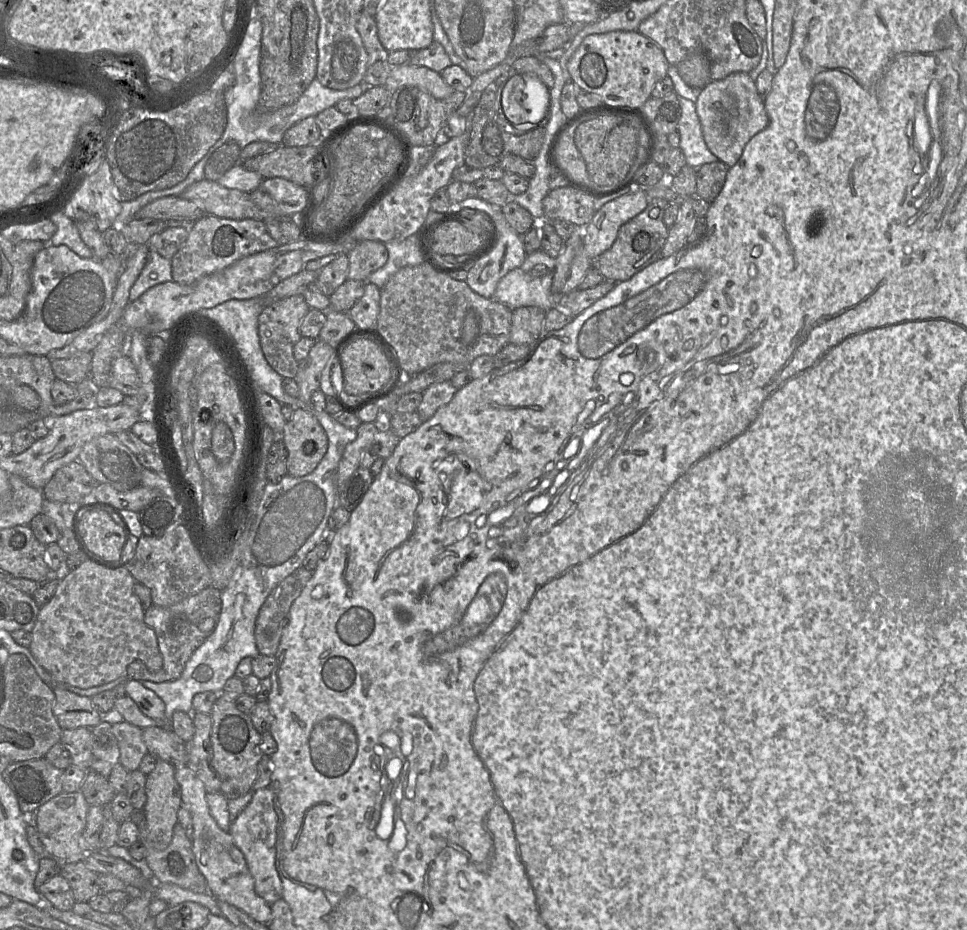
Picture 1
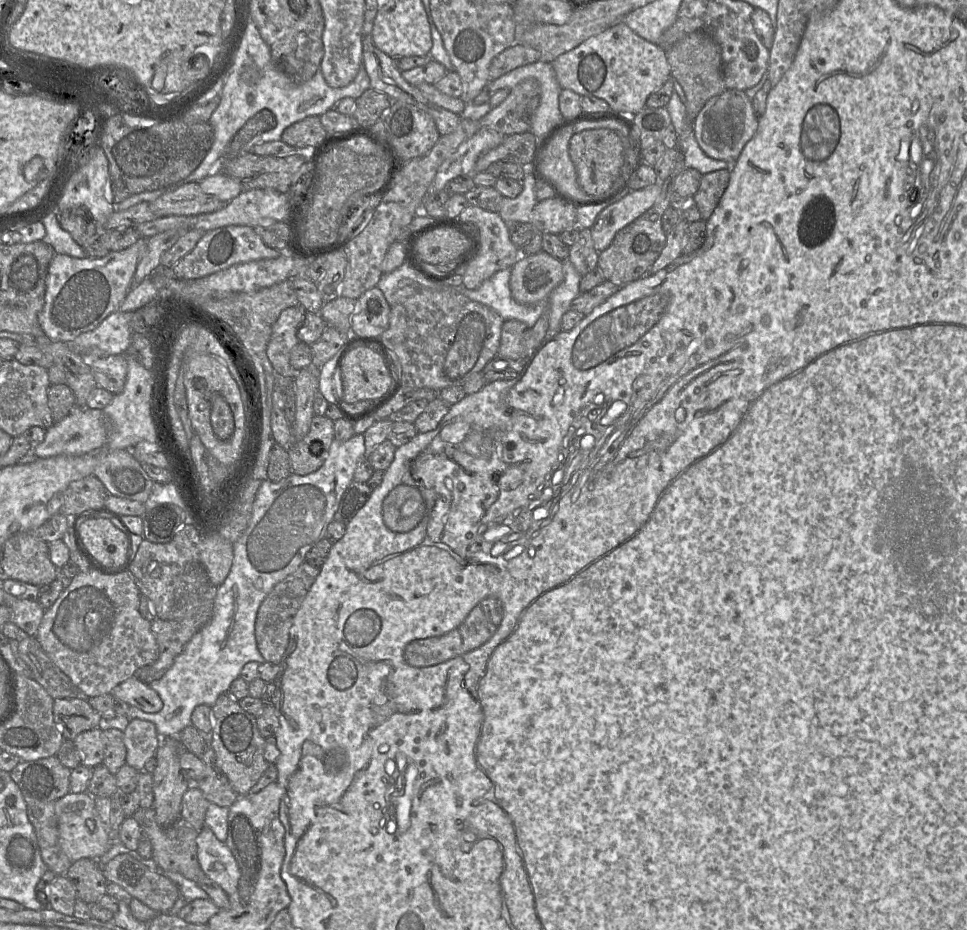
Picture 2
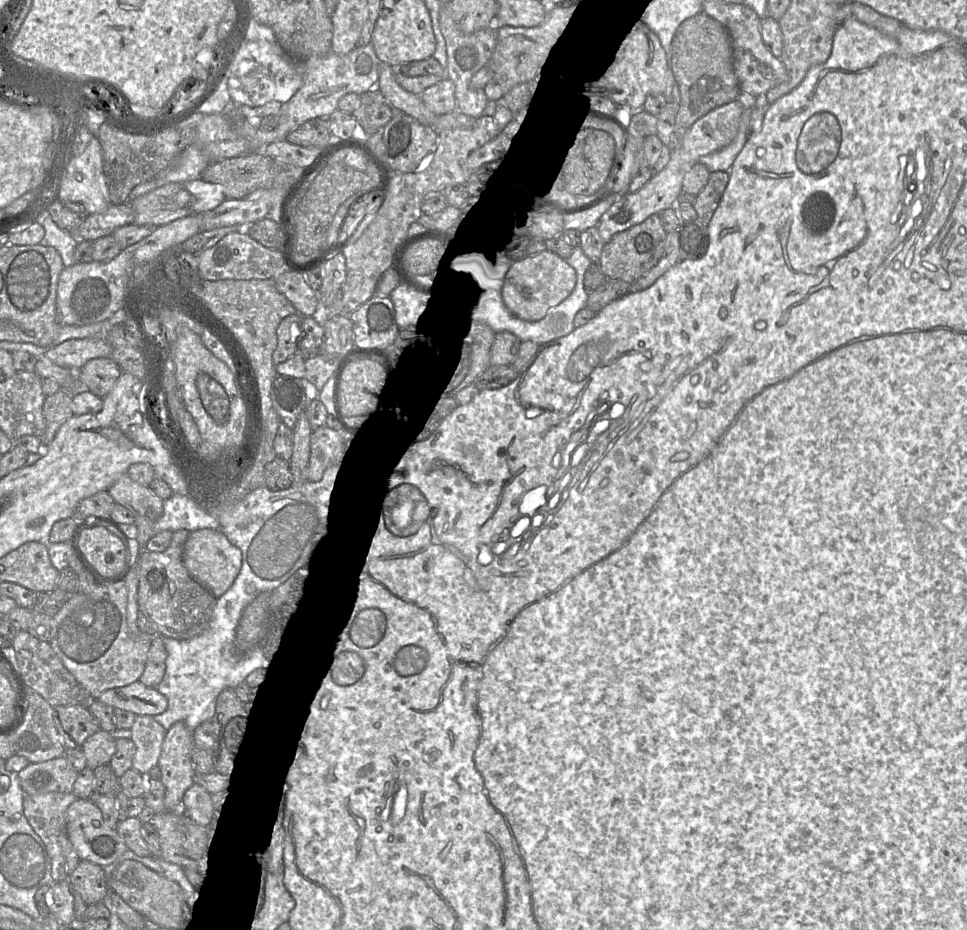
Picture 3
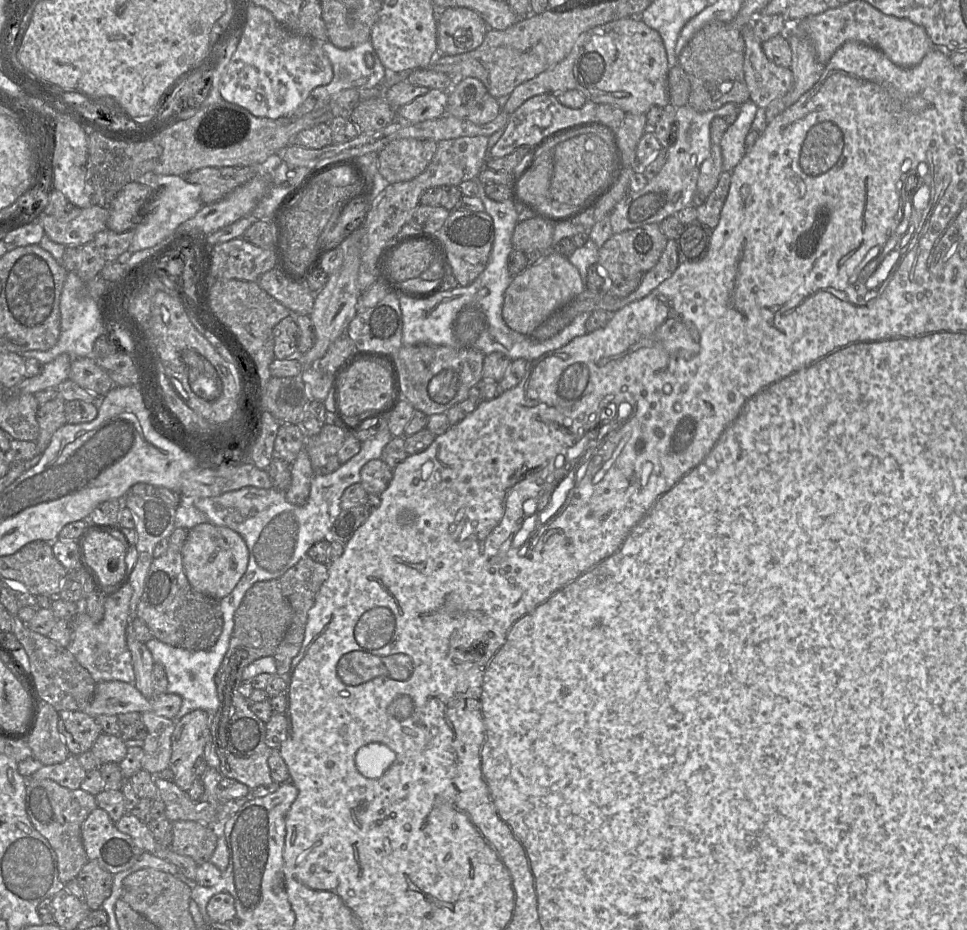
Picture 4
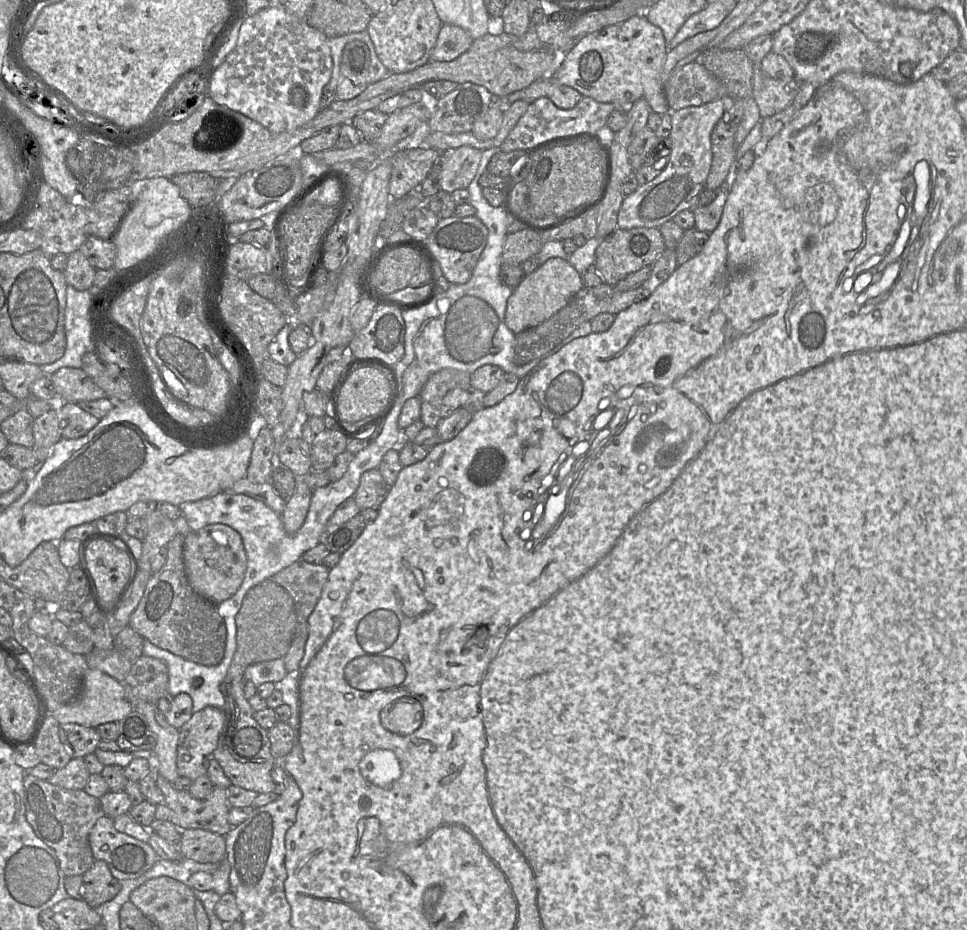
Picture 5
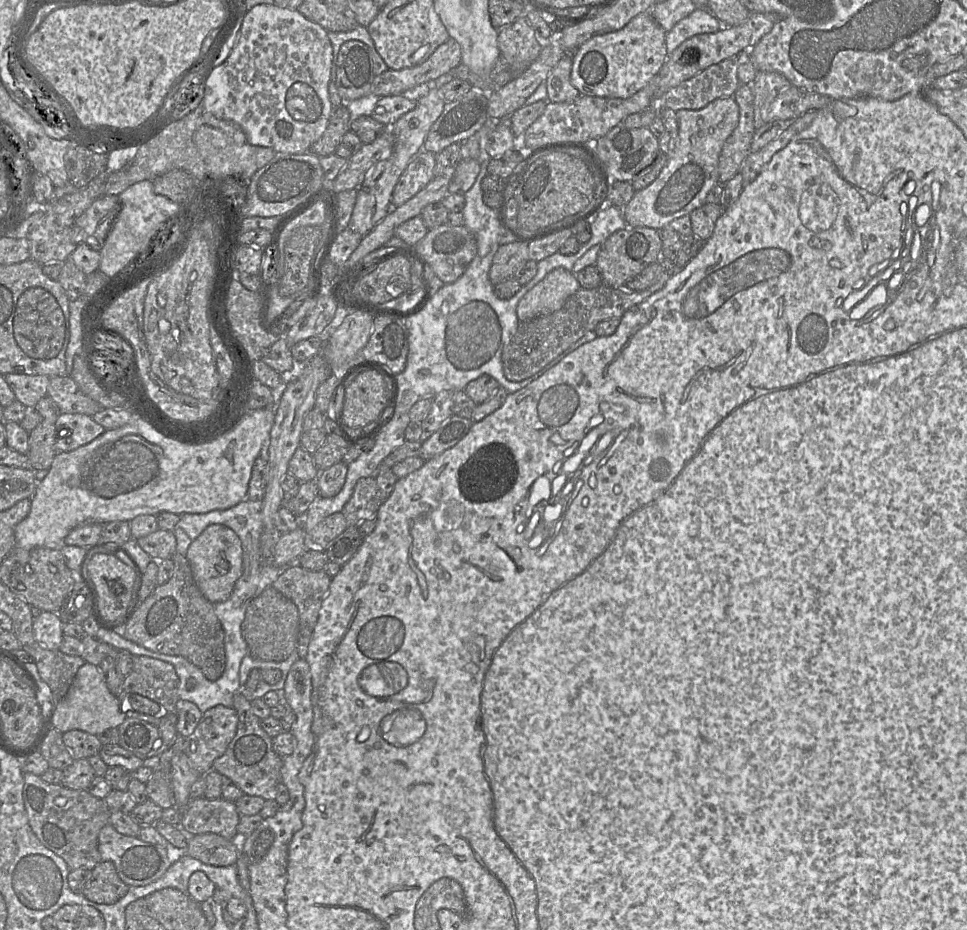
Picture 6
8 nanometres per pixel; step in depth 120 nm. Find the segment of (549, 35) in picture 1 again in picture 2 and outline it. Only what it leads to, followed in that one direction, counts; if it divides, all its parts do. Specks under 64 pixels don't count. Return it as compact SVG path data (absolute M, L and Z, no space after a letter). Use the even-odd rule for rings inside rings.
M514 44L491 61L489 82L518 67L535 63L539 60L540 52L538 50L523 44Z

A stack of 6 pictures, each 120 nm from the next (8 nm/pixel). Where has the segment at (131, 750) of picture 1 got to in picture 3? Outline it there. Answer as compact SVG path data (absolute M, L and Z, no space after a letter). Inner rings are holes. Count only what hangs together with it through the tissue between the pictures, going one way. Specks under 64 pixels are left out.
M153 716L136 717L131 728L131 739L136 747L132 769L147 774L151 768L158 765L166 732Z

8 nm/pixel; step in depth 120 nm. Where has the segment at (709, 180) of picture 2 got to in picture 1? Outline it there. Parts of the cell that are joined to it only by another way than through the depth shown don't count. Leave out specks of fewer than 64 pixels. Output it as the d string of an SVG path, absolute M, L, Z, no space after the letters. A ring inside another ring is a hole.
M720 160L704 164L696 170L695 196L711 203L720 193L728 172L728 167Z

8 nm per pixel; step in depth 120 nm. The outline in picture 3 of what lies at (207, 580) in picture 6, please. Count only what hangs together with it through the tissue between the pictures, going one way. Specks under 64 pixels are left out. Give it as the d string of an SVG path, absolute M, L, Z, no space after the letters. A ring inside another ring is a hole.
M201 528L190 533L184 544L182 560L190 576L216 598L233 584L242 566L242 552L220 529Z

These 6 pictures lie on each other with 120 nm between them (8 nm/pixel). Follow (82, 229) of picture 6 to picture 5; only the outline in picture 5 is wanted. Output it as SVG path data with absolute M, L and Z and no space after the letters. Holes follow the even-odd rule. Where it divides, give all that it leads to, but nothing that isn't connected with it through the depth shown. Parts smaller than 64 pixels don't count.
M122 186L112 191L105 191L92 204L85 205L89 207L89 222L85 225L86 235L94 235L103 240L110 240L132 205L131 188Z

